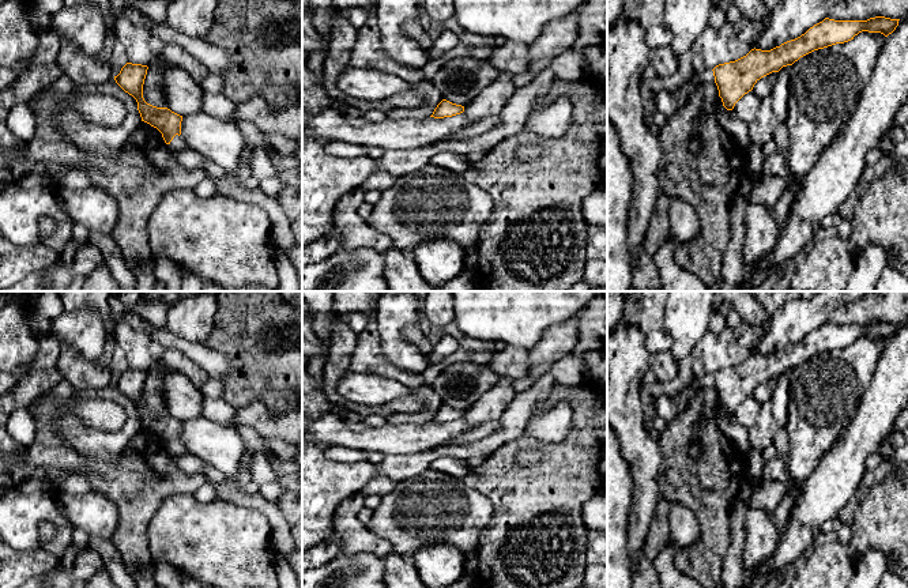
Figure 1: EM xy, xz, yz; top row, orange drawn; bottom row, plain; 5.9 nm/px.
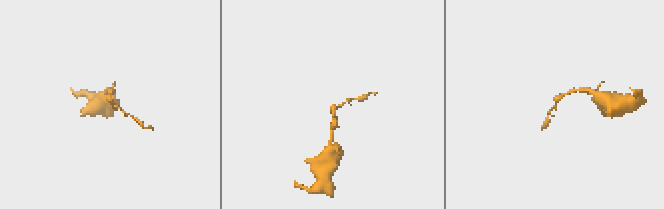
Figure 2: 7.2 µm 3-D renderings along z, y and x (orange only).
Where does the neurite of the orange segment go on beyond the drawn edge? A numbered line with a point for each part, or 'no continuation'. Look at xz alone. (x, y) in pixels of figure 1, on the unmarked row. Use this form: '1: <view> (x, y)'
no continuation

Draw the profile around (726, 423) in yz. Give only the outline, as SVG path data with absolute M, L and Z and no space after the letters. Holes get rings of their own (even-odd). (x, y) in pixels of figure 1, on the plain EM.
M719 402L715 408L715 422L717 429L736 446L741 452L747 452L749 429L742 427L732 415L723 411Z

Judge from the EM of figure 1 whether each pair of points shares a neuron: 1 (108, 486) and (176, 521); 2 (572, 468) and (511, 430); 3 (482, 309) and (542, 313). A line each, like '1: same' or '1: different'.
1: different
2: different
3: same

